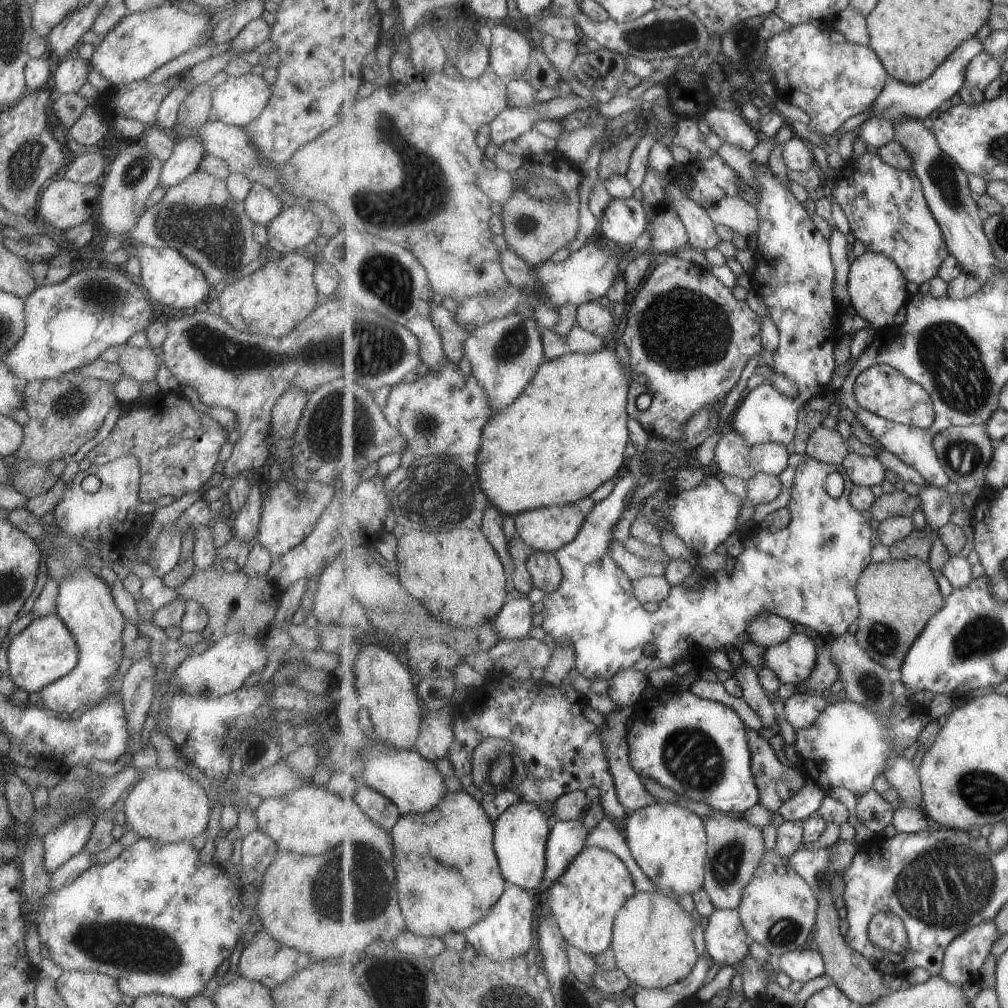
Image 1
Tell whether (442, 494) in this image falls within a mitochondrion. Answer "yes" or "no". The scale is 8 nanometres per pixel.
yes

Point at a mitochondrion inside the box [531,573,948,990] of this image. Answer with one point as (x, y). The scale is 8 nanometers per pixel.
(692, 759)

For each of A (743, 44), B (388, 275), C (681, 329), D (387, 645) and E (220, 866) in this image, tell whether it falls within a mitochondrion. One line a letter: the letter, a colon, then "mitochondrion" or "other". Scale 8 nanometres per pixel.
A: mitochondrion
B: mitochondrion
C: mitochondrion
D: other
E: other

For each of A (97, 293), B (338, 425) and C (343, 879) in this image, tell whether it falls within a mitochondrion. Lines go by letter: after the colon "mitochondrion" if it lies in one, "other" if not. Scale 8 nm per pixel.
A: mitochondrion
B: mitochondrion
C: mitochondrion

